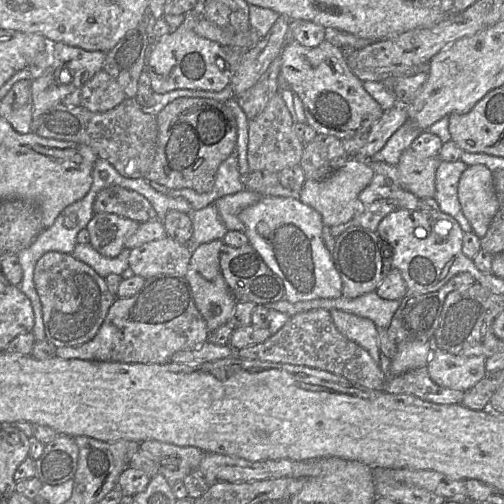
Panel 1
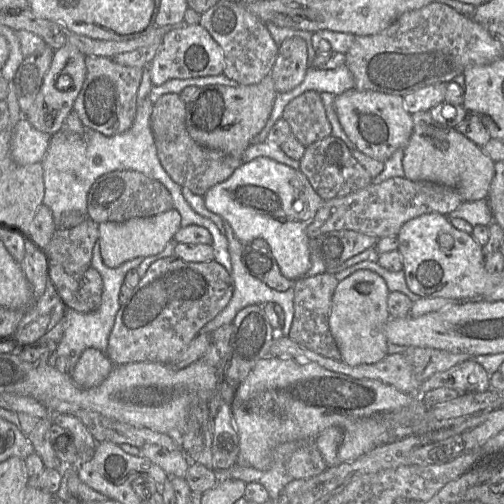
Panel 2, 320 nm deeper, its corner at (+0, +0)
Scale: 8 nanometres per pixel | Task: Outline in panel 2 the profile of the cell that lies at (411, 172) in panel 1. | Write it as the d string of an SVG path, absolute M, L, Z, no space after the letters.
M430 110L412 114L413 132L404 147L404 177L431 181L454 188L464 202L487 199L495 173L495 162L479 146L455 128L436 122Z

